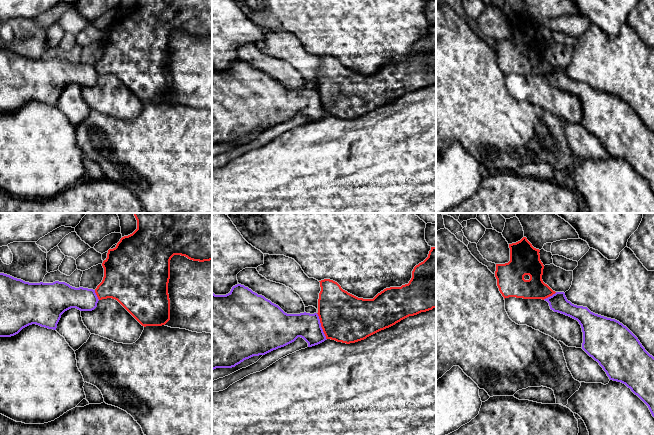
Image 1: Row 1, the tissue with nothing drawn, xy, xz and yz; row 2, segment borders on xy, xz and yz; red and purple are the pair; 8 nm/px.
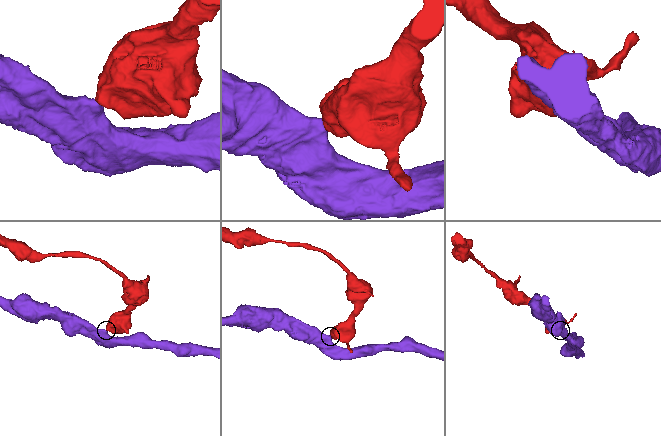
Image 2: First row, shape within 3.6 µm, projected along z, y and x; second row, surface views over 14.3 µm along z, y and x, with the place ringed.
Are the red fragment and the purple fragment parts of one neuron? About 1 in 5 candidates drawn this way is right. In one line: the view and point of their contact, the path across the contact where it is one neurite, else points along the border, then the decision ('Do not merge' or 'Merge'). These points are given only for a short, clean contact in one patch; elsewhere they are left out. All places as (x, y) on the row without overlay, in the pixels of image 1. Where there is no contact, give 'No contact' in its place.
Touches red at xz (321, 102). Boundary: xz (316, 89), (326, 115). Do not merge

